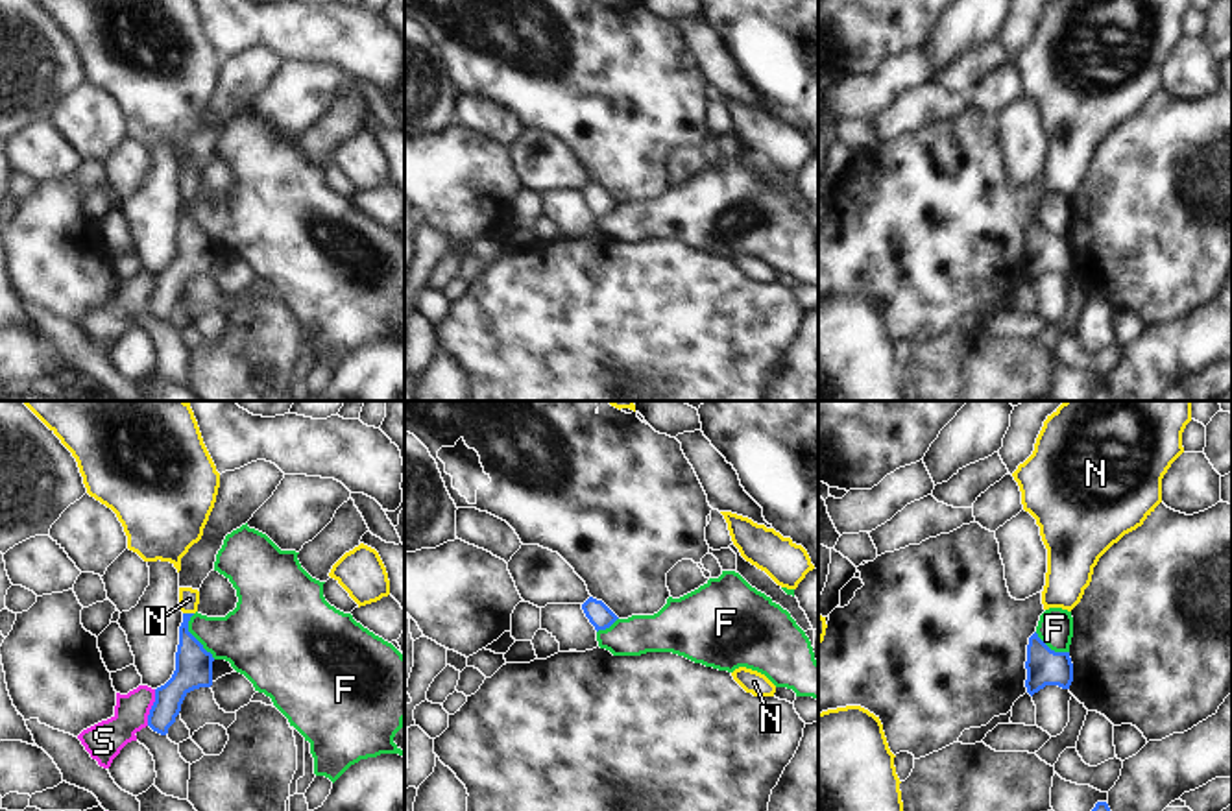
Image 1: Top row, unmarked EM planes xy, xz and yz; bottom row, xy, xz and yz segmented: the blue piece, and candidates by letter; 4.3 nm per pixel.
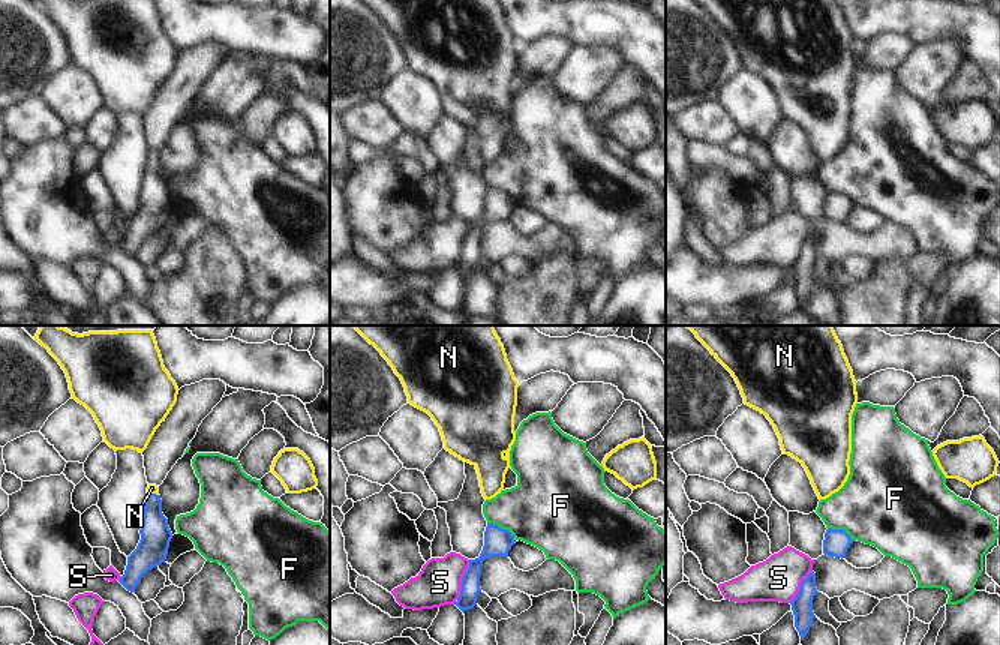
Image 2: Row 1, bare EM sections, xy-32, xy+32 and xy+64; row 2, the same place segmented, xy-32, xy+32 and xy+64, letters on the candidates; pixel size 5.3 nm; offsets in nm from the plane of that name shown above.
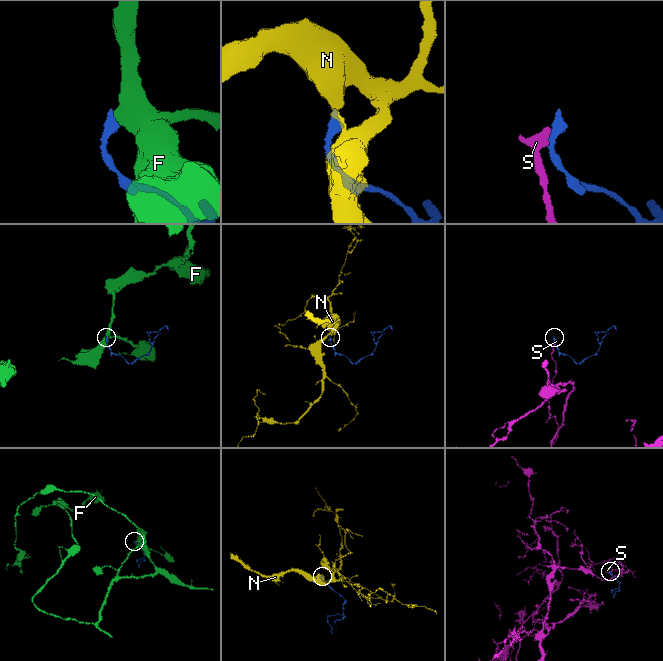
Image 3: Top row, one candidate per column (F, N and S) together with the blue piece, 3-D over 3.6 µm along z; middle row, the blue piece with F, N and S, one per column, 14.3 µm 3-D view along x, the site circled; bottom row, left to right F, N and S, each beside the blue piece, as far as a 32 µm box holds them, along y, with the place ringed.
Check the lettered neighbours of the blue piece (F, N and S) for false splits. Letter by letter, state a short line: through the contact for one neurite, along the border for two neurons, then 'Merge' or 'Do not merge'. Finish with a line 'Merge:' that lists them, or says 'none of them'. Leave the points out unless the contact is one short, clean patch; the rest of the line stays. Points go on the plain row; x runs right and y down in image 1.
F: Line: xy (193, 200), (189, 218), (215, 244). Do not merge
N: Line: xy (193, 250), (185, 224), (189, 200), (189, 185). Merge
S: Line: xy (156, 276), (156, 287), (146, 311). Do not merge
Merge: N.

